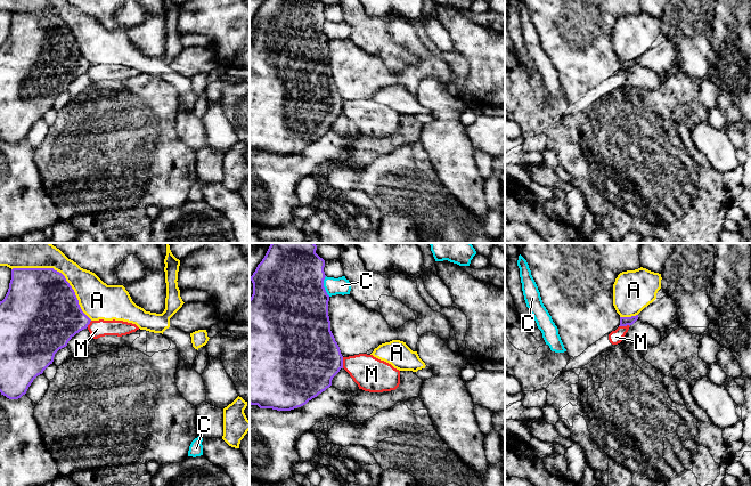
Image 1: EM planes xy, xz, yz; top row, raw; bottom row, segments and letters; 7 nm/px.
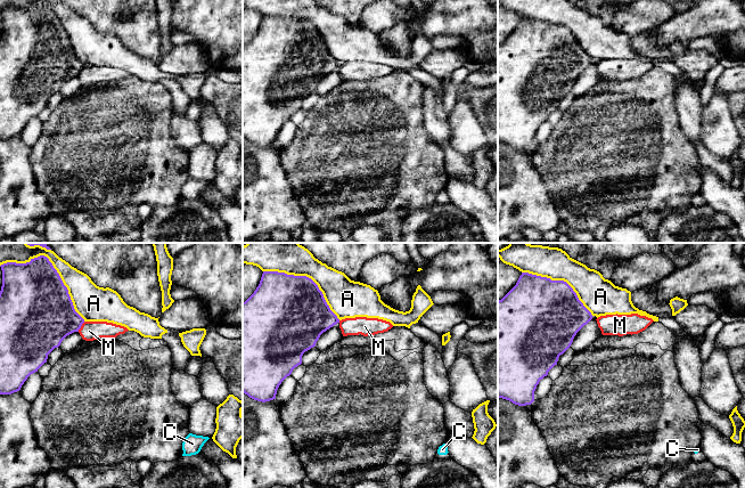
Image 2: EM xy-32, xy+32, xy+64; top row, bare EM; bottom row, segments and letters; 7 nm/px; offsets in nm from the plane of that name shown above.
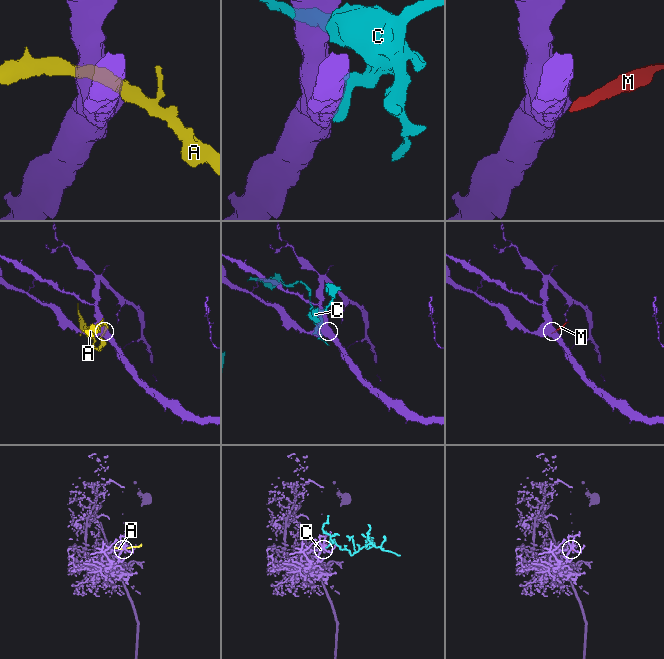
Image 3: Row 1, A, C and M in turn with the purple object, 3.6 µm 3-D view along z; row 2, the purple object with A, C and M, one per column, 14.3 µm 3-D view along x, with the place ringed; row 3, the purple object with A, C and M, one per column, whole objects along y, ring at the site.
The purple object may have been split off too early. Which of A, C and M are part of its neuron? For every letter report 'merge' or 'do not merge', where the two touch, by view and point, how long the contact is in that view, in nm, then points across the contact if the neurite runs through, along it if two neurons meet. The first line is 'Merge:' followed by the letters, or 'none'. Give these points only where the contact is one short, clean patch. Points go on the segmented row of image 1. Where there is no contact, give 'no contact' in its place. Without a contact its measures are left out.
Merge: none
A: do not merge | xy (58, 272) | 650 nm
C: do not merge | xz (323, 286) | 150 nm
M: do not merge | xz (342, 363) | 80 nm | along xz (342, 357), (343, 367)

